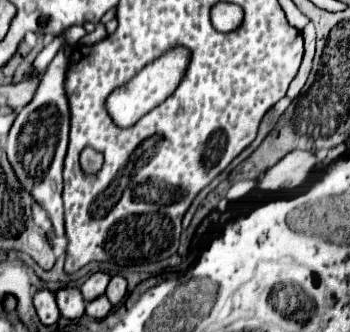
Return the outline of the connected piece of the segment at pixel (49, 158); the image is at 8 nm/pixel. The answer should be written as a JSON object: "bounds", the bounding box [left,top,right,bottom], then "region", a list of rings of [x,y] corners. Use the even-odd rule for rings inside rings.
{"bounds":[4,47,70,237],"region":[[[62,47],[54,61],[48,65],[36,97],[18,115],[8,133],[4,151],[16,173],[16,179],[24,191],[28,191],[34,203],[42,205],[52,221],[56,237],[64,235],[64,211],[62,211],[62,167],[68,147],[68,101],[64,97],[64,69],[70,57],[70,47]]]}

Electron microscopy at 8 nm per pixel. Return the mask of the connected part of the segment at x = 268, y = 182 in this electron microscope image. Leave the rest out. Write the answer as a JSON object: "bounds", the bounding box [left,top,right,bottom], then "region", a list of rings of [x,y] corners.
{"bounds":[258,151,318,191],"region":[[[292,151],[282,161],[278,161],[260,179],[258,189],[262,191],[292,191],[302,187],[312,175],[318,159],[310,151]]]}

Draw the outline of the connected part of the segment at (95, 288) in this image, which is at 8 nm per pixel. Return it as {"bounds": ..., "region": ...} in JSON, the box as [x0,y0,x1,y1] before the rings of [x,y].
{"bounds":[82,273,110,303],"region":[[[94,273],[84,285],[82,285],[82,297],[84,297],[84,301],[88,303],[88,301],[94,301],[94,299],[98,299],[100,295],[104,295],[106,293],[106,287],[108,287],[108,281],[110,281],[110,275],[106,275],[106,273]]]}

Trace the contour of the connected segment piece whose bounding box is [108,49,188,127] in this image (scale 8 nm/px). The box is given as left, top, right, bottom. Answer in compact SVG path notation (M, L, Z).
M171 49L164 53L164 57L156 59L152 65L146 65L146 69L136 75L124 89L116 89L112 97L108 97L108 111L110 117L116 119L120 127L134 125L142 115L146 115L152 107L160 105L166 97L170 97L180 83L180 77L184 75L184 69L188 65L188 51L186 49Z

